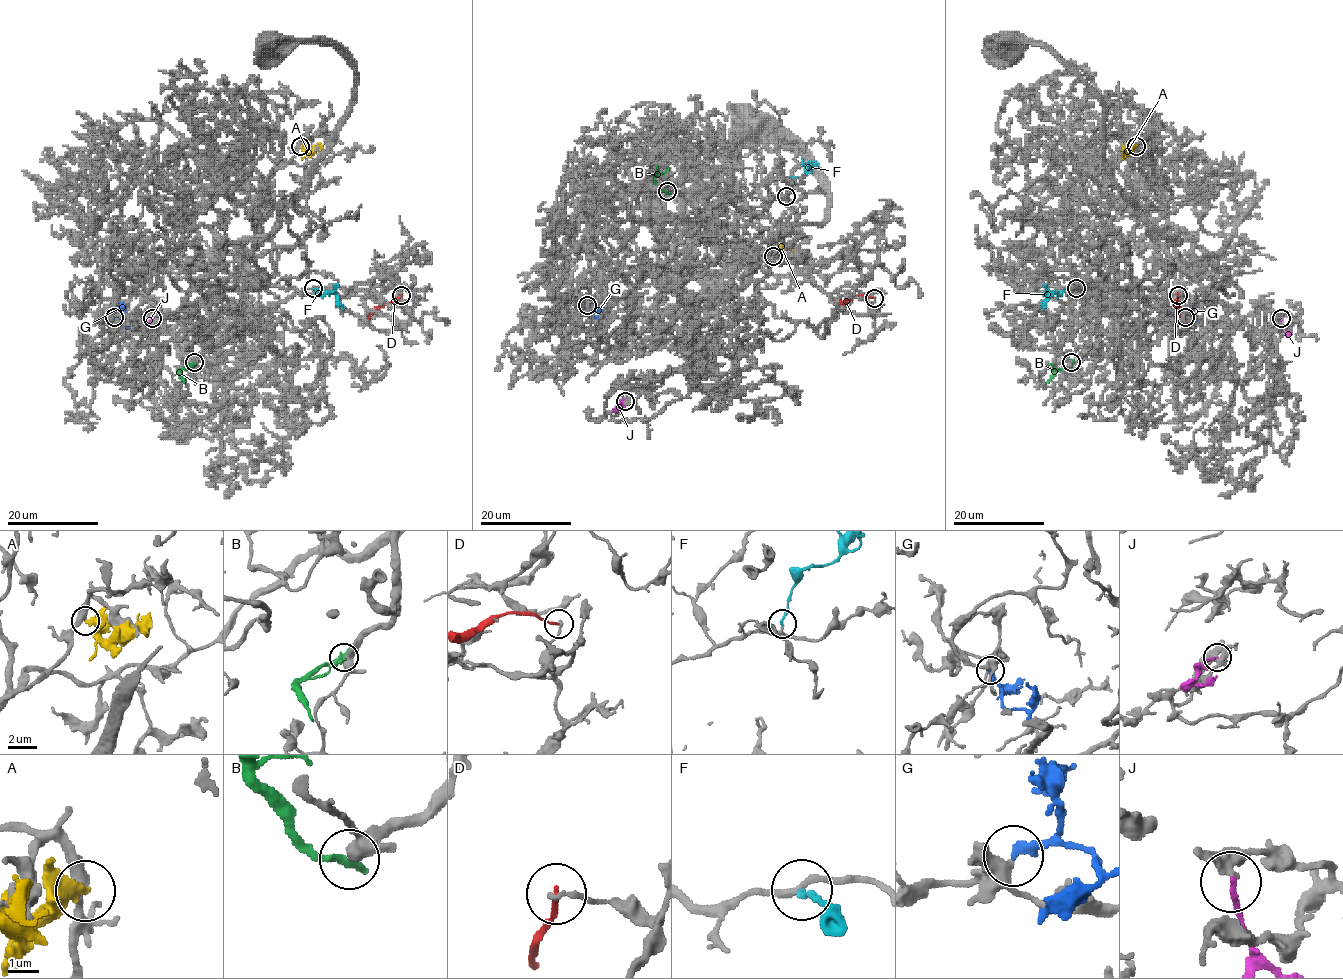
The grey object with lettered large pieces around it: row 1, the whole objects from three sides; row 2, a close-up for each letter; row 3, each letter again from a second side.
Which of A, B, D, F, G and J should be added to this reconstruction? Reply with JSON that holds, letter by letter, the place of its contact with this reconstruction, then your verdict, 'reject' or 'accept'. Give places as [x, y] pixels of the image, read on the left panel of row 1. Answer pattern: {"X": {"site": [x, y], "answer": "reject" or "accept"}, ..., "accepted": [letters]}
{"A": {"site": [300, 146], "answer": "reject"}, "B": {"site": [194, 362], "answer": "reject"}, "D": {"site": [401, 295], "answer": "reject"}, "F": {"site": [313, 288], "answer": "accept"}, "G": {"site": [114, 317], "answer": "accept"}, "J": {"site": [152, 318], "answer": "reject"}, "accepted": ["F", "G"]}

